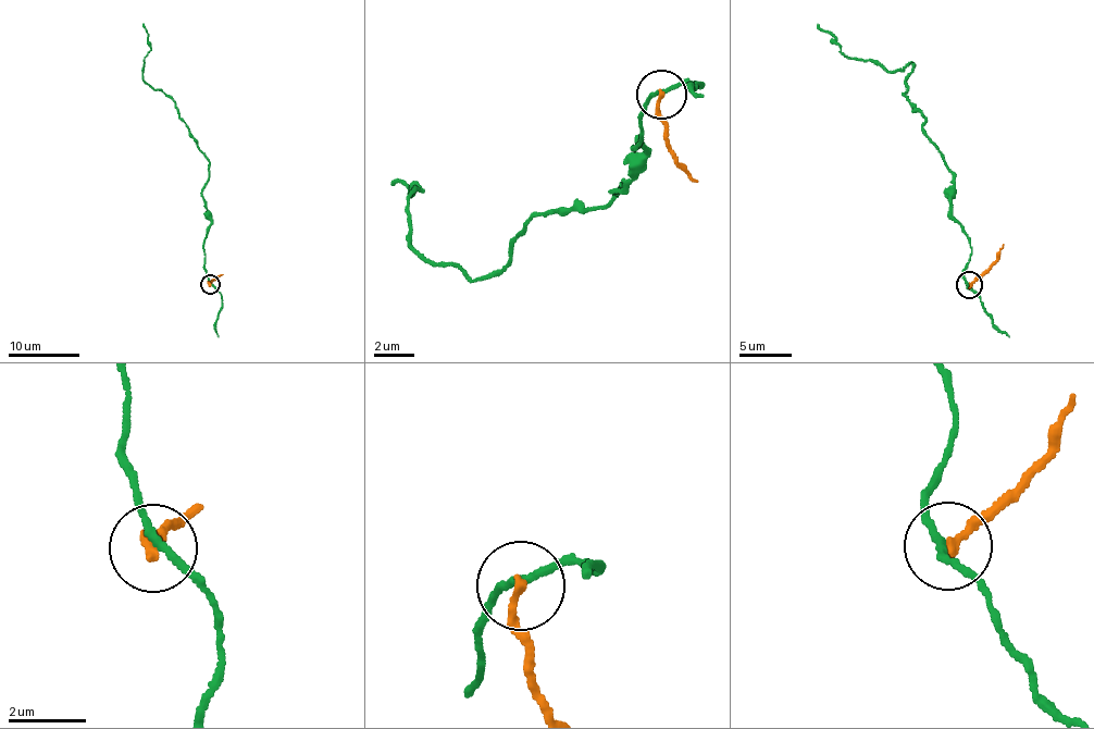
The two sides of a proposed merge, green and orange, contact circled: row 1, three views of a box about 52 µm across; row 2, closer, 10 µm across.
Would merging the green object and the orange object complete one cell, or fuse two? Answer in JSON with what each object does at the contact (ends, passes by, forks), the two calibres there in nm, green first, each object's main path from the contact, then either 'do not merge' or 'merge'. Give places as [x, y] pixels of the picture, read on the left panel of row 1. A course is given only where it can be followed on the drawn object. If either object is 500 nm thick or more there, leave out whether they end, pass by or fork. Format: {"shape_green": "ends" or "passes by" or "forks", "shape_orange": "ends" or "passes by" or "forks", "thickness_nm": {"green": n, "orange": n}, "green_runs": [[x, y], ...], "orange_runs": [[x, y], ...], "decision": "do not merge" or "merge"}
{"shape_green": "passes by", "shape_orange": "ends", "thickness_nm": {"green": 180, "orange": 200}, "green_runs": [[209, 283], [203, 246], [210, 224], [201, 194], [209, 158], [175, 101], [143, 77], [151, 49], [144, 23]], "orange_runs": [[209, 283], [223, 274]], "decision": "do not merge"}

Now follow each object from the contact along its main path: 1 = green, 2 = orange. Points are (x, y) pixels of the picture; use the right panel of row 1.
1: (969, 284), (968, 233), (950, 206), (952, 171), (904, 91), (912, 64), (903, 72), (848, 59), (817, 23)
2: (969, 284), (987, 270), (1003, 244)

